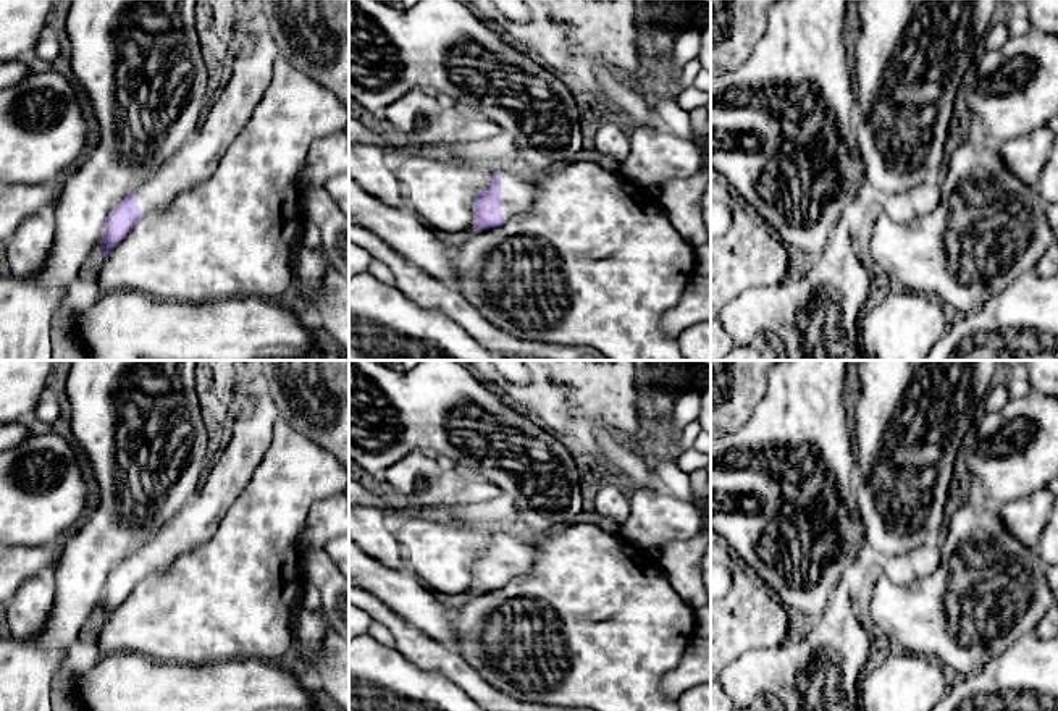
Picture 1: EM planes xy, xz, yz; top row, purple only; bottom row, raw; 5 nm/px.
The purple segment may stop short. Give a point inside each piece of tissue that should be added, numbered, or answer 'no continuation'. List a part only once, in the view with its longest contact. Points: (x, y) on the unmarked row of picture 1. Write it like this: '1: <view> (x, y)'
1: xz (516, 555)

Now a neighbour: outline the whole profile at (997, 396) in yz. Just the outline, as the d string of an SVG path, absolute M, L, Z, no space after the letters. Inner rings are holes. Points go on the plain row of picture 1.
M993 383L982 402L982 412L998 412L1010 399L1006 386Z

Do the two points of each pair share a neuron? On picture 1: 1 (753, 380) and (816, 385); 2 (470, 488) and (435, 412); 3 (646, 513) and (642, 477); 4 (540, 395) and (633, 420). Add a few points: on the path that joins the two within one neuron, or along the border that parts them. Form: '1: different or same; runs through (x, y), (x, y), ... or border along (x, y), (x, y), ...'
1: different; border along (768, 377), (764, 393), (750, 417)
2: different; border along (459, 467), (478, 479)
3: different; border along (664, 490), (637, 488), (633, 492)
4: same; runs through (562, 406), (611, 406)

